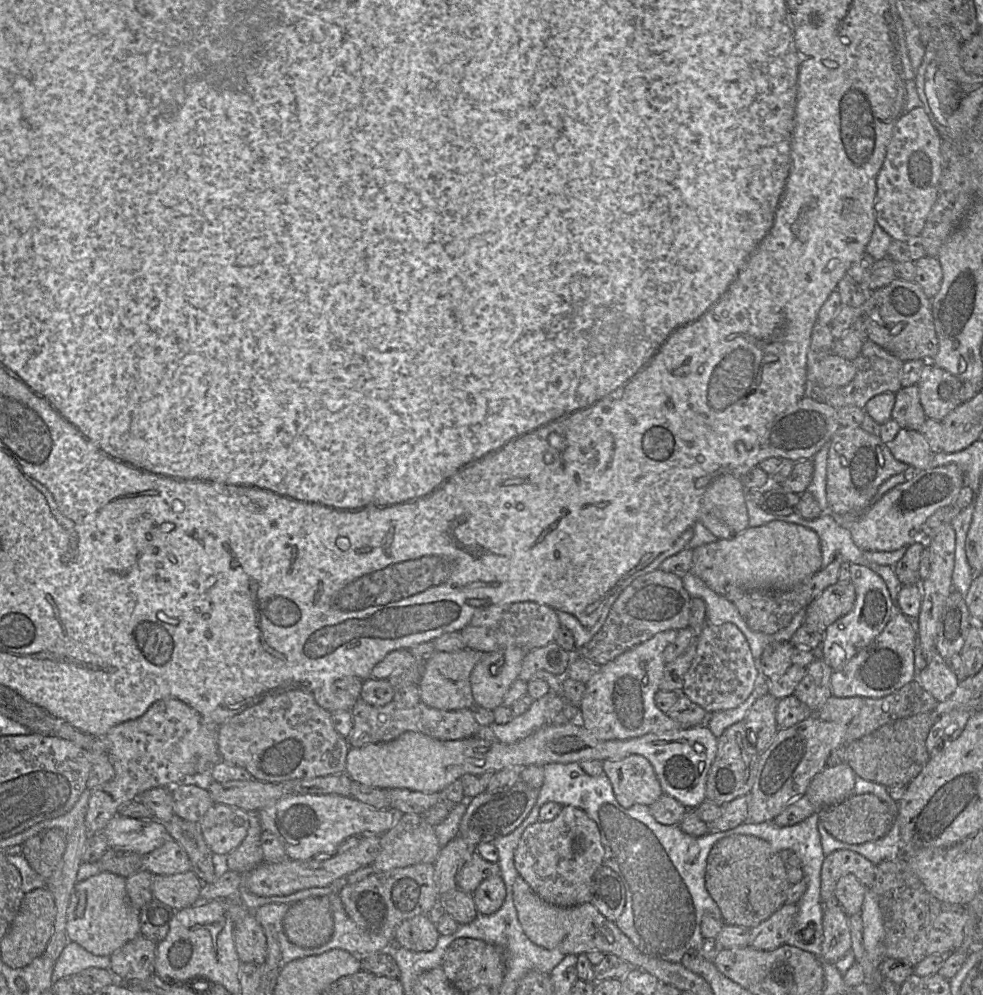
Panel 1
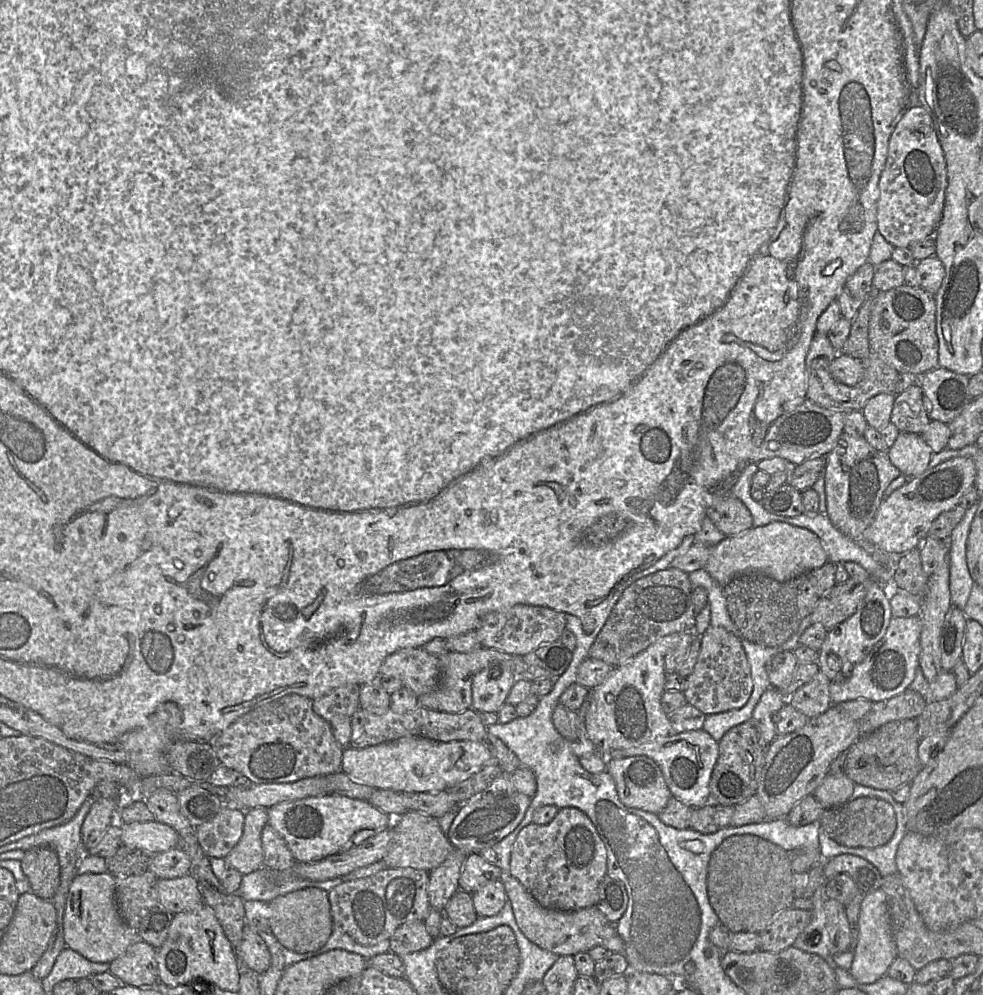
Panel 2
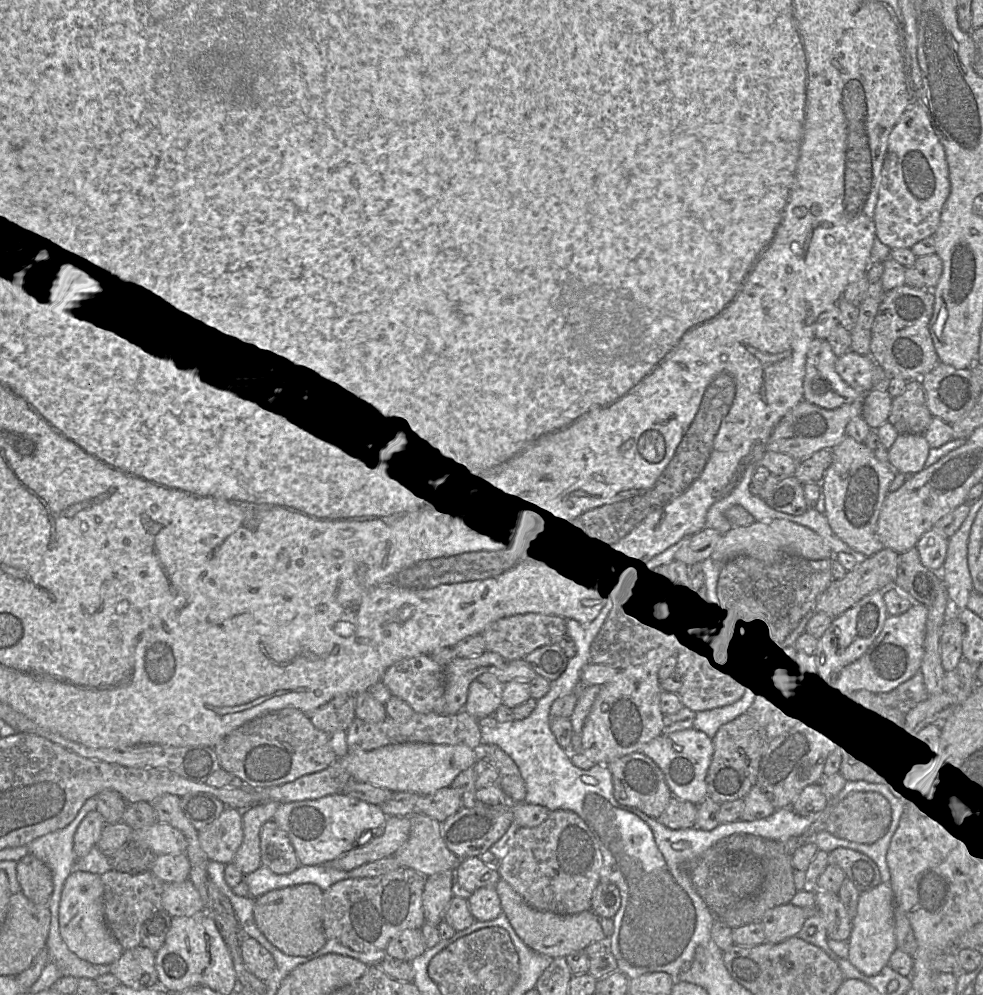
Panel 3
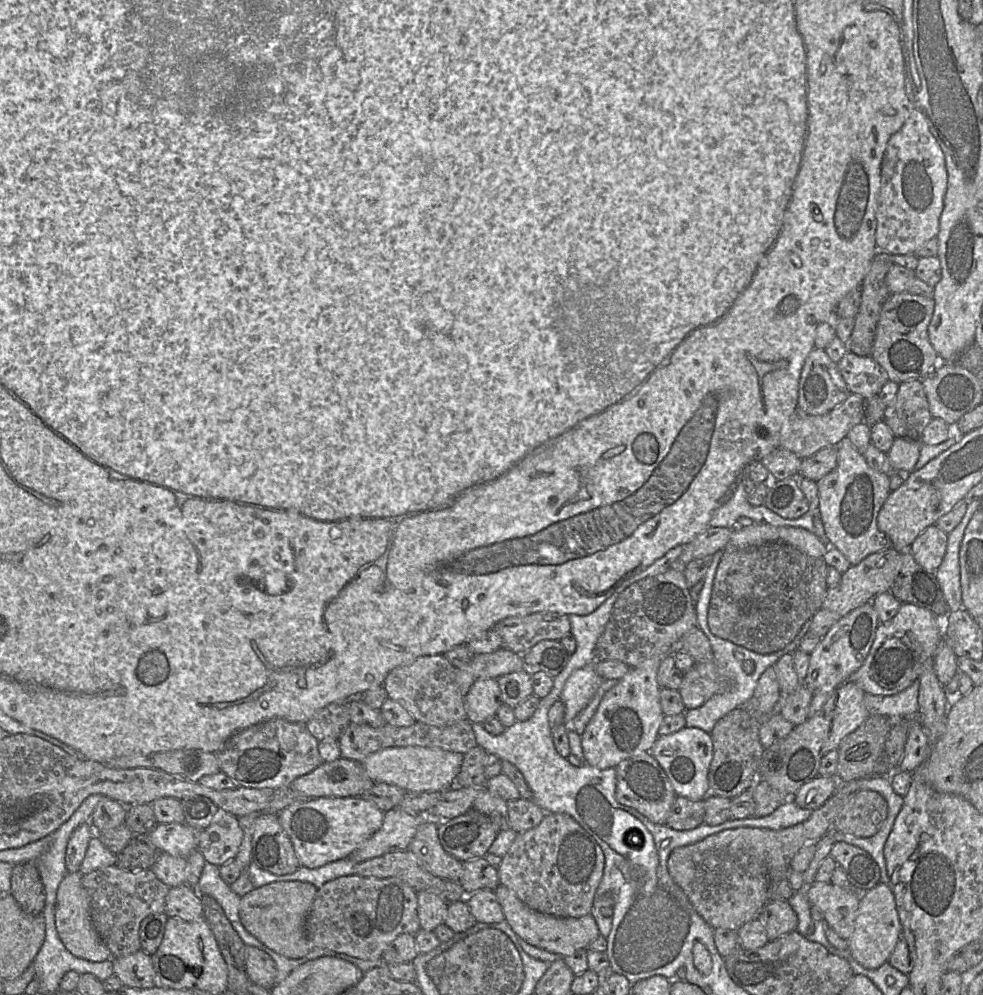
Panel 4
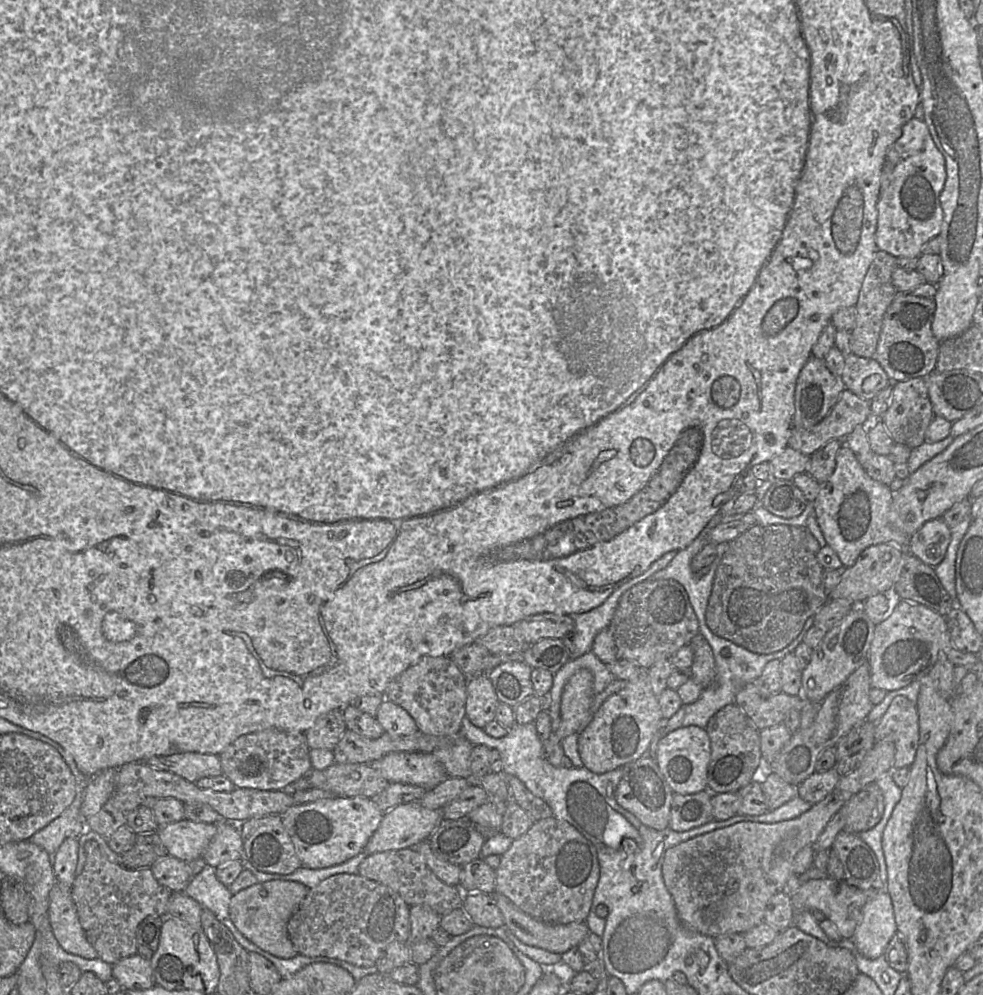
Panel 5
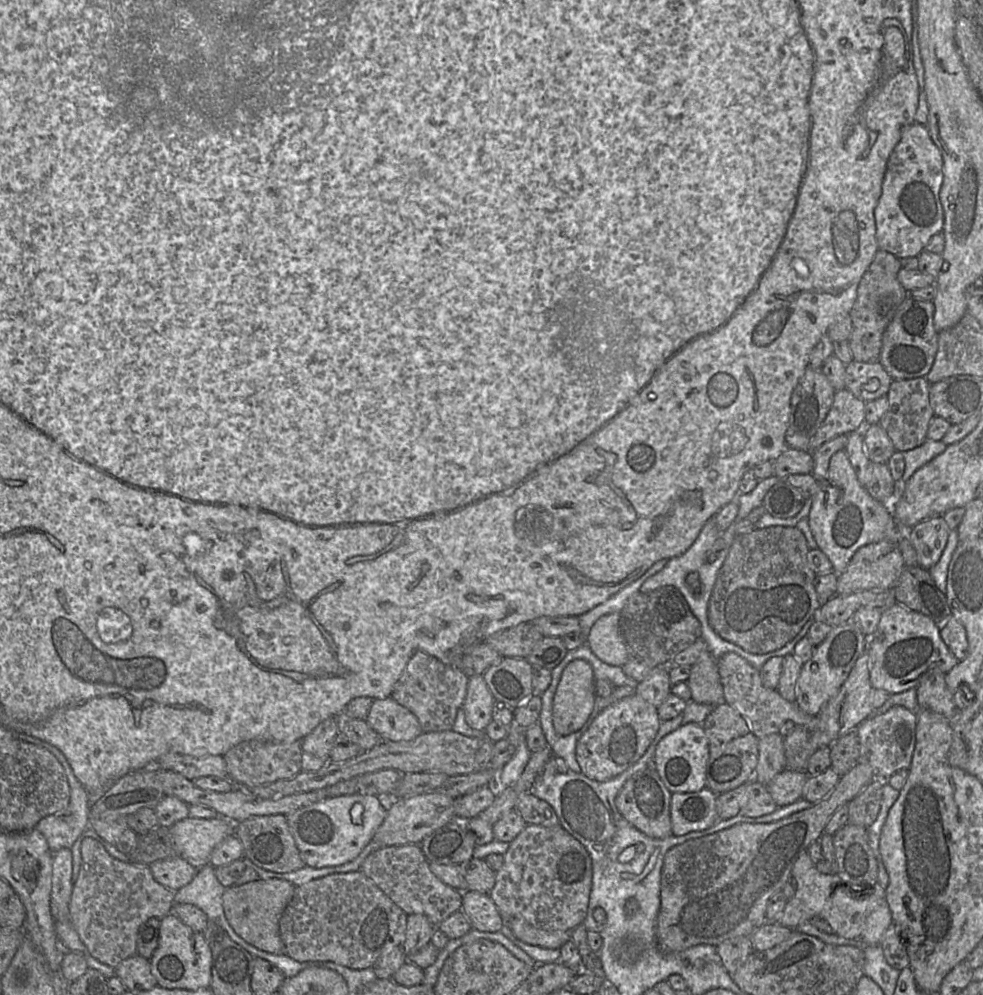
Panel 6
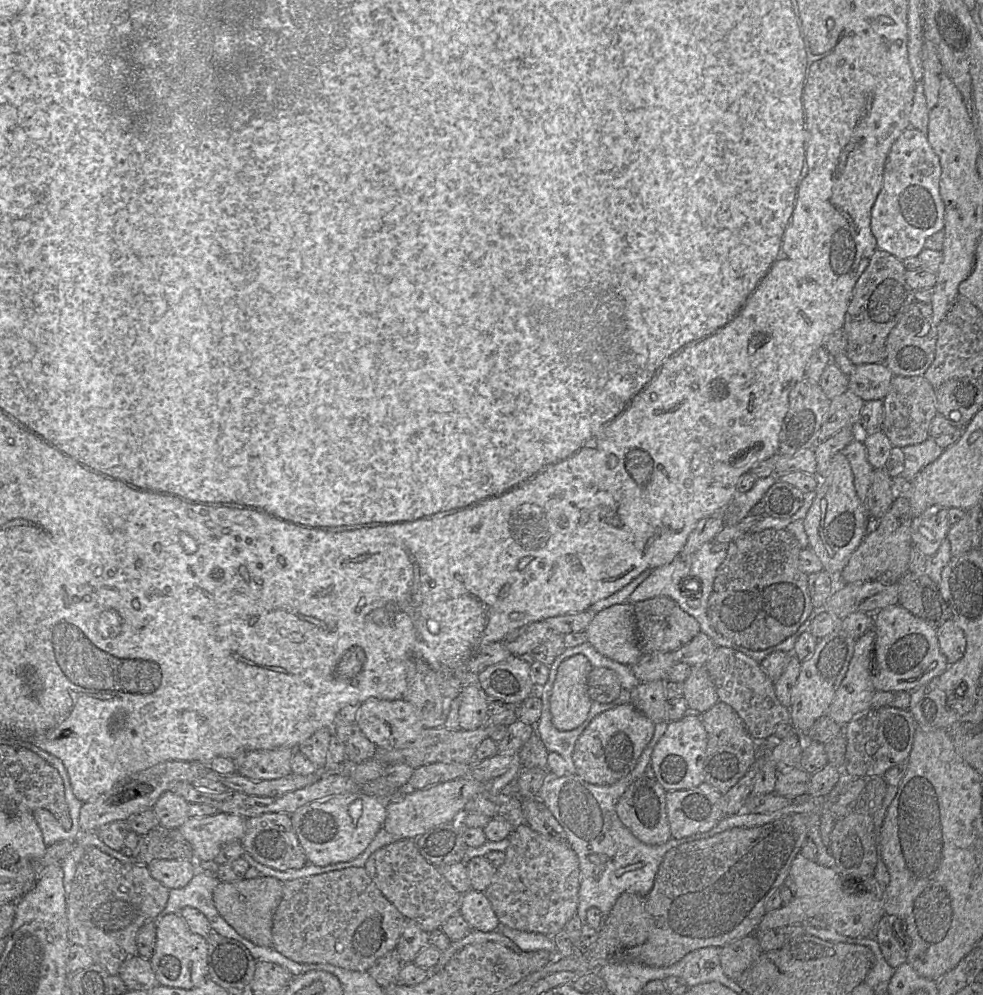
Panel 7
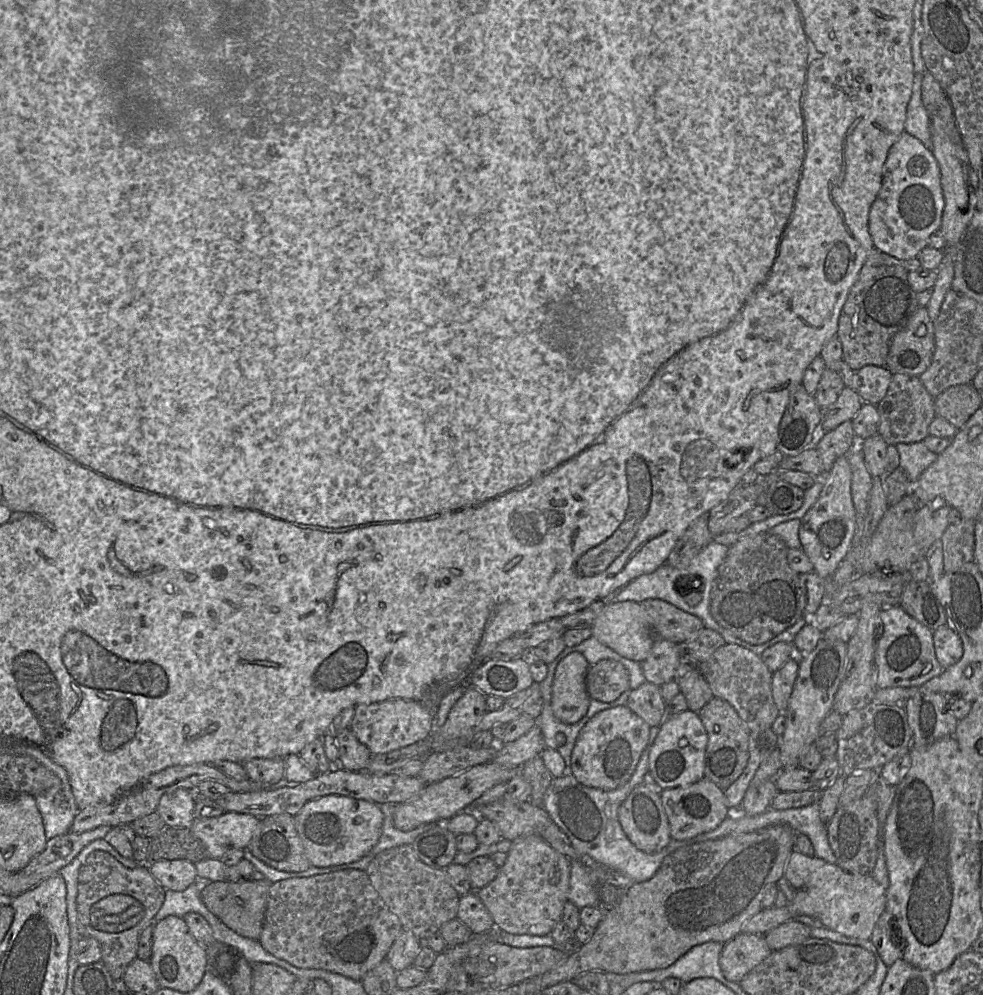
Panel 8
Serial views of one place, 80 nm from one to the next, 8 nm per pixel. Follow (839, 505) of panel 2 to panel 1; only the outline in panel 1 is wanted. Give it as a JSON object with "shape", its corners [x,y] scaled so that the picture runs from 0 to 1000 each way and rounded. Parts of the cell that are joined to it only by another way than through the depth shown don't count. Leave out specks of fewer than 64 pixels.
{"shape":[[[855,428],[843,444],[841,460],[840,501],[842,514],[847,518],[860,518],[864,515],[879,515],[887,507],[893,490],[905,479],[919,475],[926,468],[911,462],[905,453],[904,446],[899,445],[895,438],[881,434],[877,429]]]}

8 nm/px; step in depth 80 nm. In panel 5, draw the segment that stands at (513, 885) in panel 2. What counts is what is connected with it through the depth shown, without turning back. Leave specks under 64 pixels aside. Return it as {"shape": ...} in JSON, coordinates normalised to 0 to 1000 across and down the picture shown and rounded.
{"shape":[[[509,897],[502,898],[513,924],[513,931],[533,949],[572,960],[587,952],[600,935],[594,926],[561,929],[546,925],[528,914]]]}

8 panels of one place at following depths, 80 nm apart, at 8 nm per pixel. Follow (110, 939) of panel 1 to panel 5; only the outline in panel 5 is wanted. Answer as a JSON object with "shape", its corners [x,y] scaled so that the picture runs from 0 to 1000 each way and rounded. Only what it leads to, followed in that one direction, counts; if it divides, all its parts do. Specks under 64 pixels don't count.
{"shape":[[[56,887],[50,899],[50,923],[54,939],[67,957],[89,964],[100,963],[80,926],[72,891]]]}

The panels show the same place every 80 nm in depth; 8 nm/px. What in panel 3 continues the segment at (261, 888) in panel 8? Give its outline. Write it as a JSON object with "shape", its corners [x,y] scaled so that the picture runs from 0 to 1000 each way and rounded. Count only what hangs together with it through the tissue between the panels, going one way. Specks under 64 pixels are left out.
{"shape":[[[318,887],[304,888],[286,893],[276,894],[258,905],[258,924],[270,942],[285,956],[294,961],[314,961],[326,955],[331,948],[331,940],[323,935],[323,929],[319,929],[320,924],[327,924],[327,907],[325,912],[325,902],[329,901],[329,894]]]}

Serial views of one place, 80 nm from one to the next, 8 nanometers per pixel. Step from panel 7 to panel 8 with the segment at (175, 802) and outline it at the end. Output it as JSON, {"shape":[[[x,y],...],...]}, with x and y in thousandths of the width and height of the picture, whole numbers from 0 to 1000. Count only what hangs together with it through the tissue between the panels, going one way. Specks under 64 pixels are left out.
{"shape":[[[181,792],[164,800],[159,816],[169,830],[193,832],[198,824],[198,807],[194,794]]]}

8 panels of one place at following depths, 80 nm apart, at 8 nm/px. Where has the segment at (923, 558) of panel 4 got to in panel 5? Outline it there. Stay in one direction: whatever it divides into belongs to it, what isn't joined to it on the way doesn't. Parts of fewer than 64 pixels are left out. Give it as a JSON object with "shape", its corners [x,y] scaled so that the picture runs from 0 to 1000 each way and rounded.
{"shape":[[[958,521],[943,524],[926,539],[924,554],[941,567],[952,570],[960,562],[967,532]]]}

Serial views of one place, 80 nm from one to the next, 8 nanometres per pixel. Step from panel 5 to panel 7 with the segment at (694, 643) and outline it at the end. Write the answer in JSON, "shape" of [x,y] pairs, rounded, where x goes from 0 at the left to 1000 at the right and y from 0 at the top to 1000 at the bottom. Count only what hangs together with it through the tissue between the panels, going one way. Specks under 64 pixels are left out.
{"shape":[[[717,669],[703,670],[701,680],[695,685],[695,701],[701,716],[710,719],[731,705],[727,688]]]}

